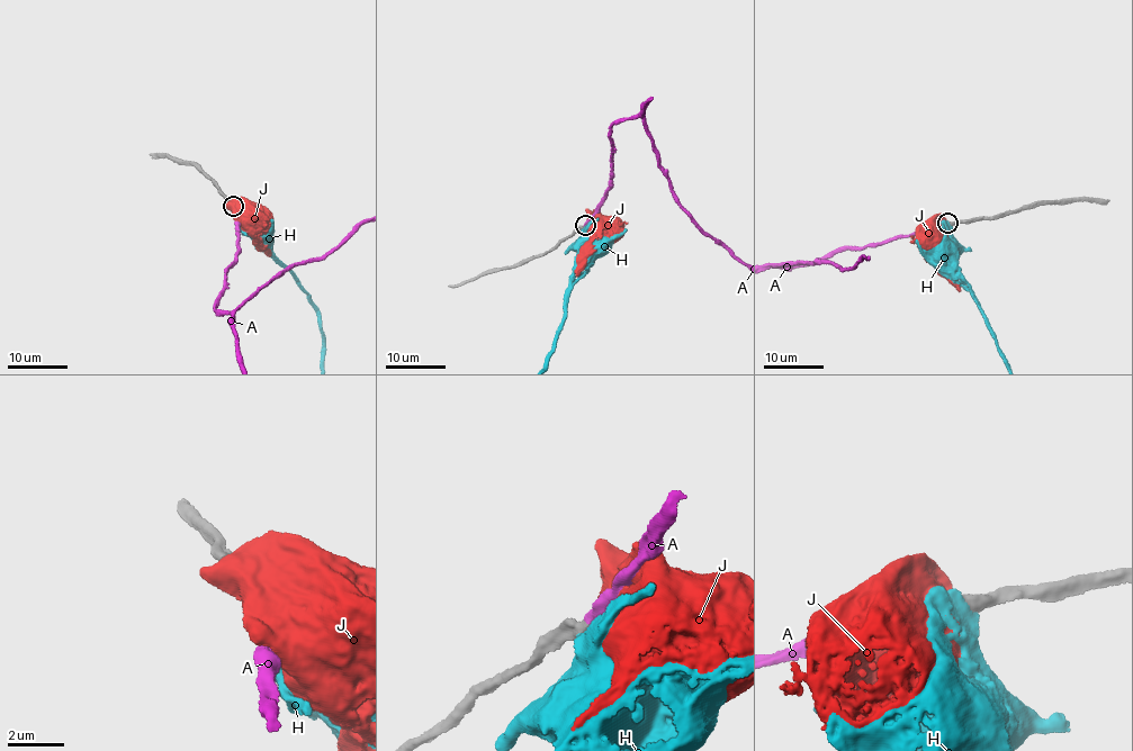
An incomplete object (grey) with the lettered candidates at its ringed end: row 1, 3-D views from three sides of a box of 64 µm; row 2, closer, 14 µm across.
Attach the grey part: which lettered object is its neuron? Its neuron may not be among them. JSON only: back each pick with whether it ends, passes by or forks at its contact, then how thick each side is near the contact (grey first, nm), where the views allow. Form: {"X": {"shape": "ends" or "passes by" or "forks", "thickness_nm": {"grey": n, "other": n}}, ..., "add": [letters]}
{"A": {"shape": "ends", "thickness_nm": {"grey": 600, "other": 420}}, "add": ["A"]}

